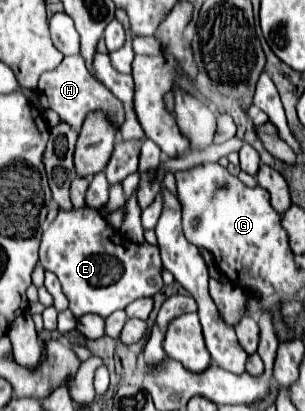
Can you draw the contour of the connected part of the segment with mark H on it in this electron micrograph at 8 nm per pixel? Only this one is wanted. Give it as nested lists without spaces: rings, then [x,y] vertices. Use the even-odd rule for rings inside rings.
[[[64,56],[64,60],[50,72],[44,72],[40,76],[38,88],[36,88],[38,100],[40,100],[40,108],[44,110],[54,110],[62,120],[66,120],[74,130],[82,128],[84,118],[90,112],[104,112],[108,122],[112,122],[114,126],[122,126],[124,124],[124,106],[122,102],[104,86],[100,84],[86,68],[82,56]]]

